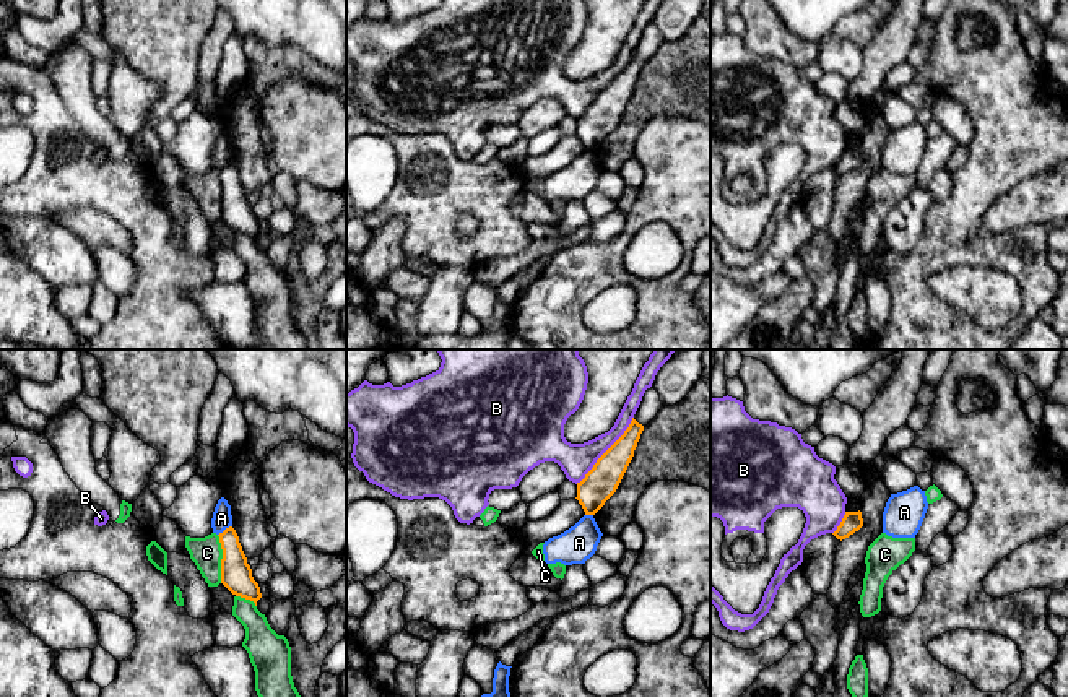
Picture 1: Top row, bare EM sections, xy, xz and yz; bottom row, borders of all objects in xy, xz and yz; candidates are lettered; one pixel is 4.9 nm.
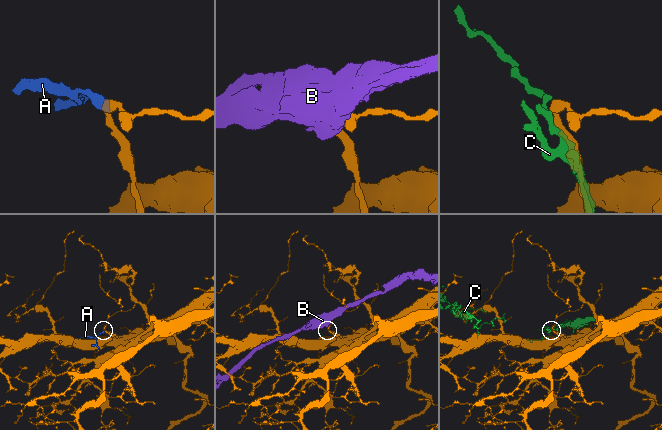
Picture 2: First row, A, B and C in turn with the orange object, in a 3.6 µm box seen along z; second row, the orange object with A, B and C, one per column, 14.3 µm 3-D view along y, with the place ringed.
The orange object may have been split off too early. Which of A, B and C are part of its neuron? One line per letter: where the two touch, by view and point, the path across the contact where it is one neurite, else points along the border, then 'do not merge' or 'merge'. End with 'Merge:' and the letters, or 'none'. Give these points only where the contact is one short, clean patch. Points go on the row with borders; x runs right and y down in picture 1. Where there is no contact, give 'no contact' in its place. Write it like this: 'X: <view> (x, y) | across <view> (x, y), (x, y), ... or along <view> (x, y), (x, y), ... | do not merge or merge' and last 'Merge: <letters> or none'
A: xy (226, 528) | along xy (231, 525), (218, 535) | do not merge
B: xz (607, 450) | do not merge
C: xy (221, 559) | do not merge
Merge: none

